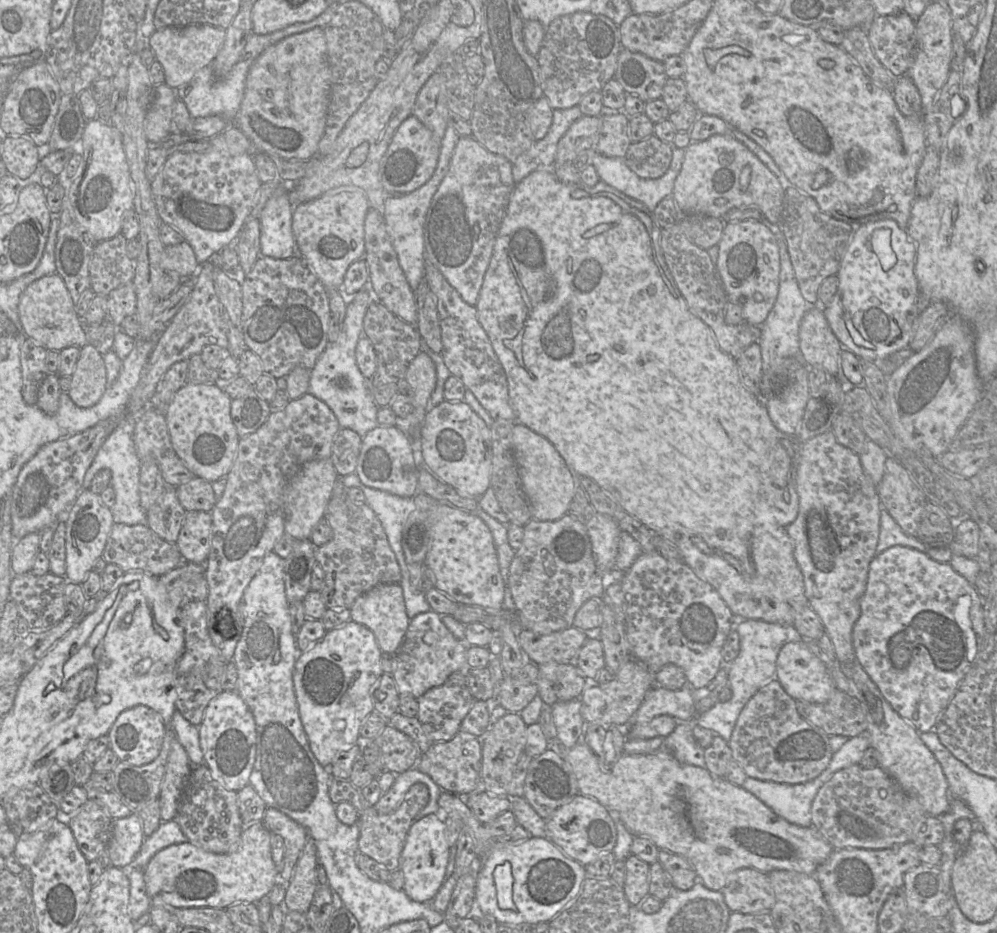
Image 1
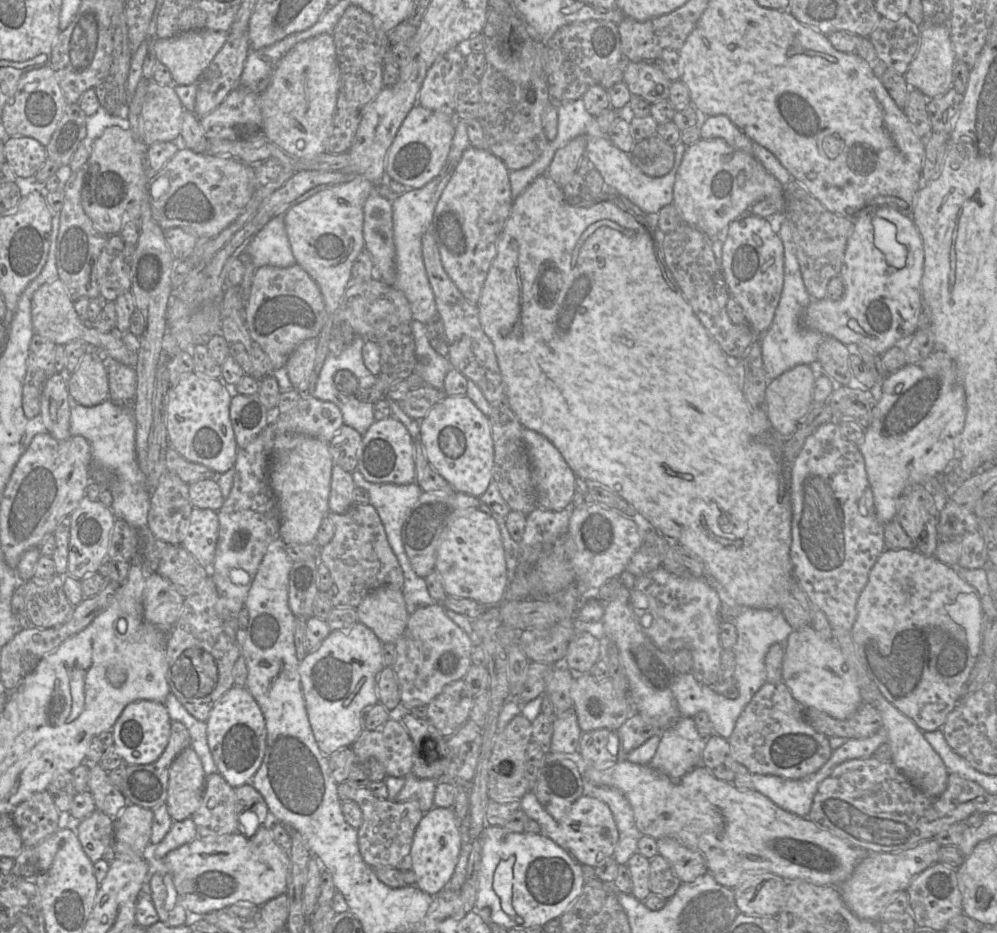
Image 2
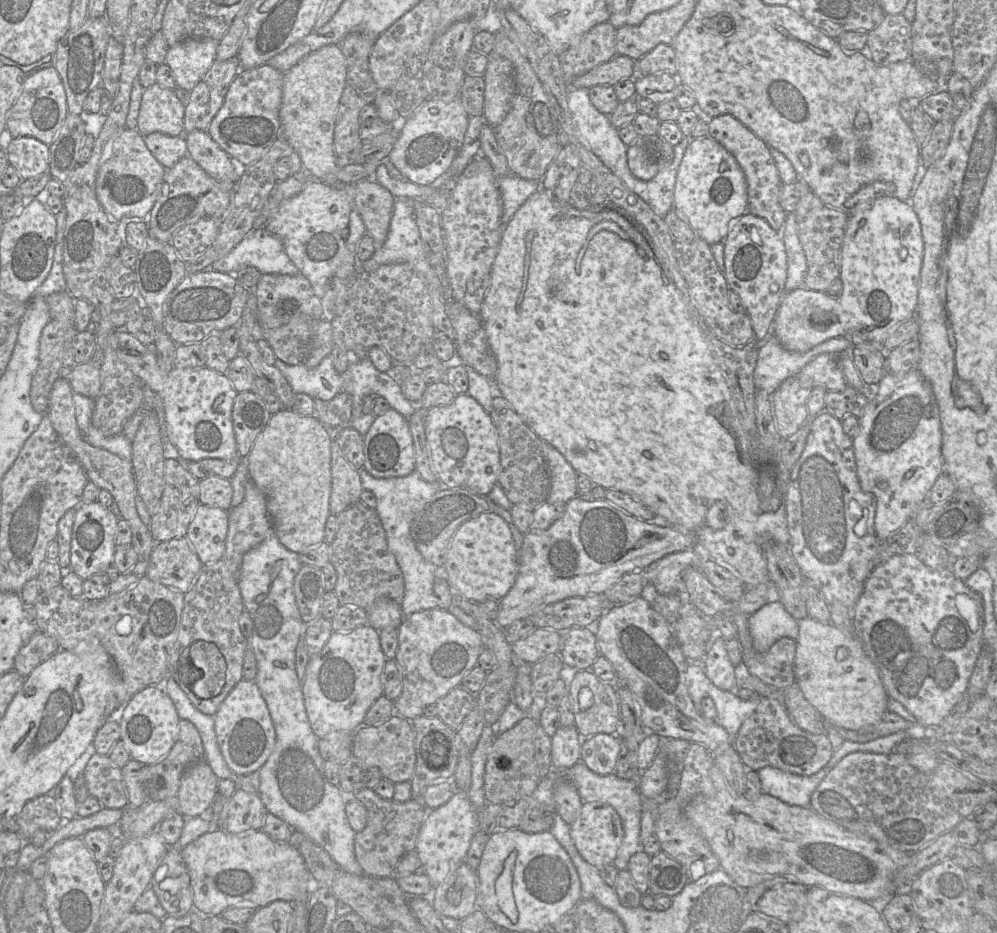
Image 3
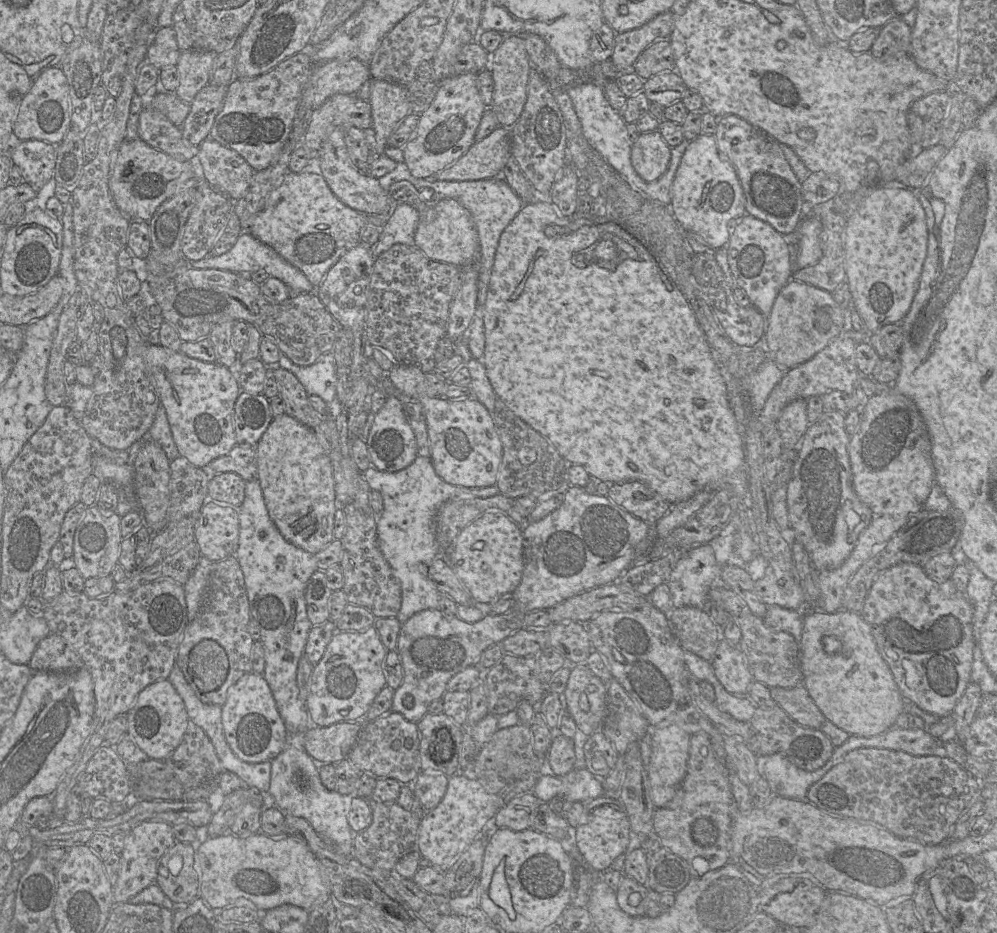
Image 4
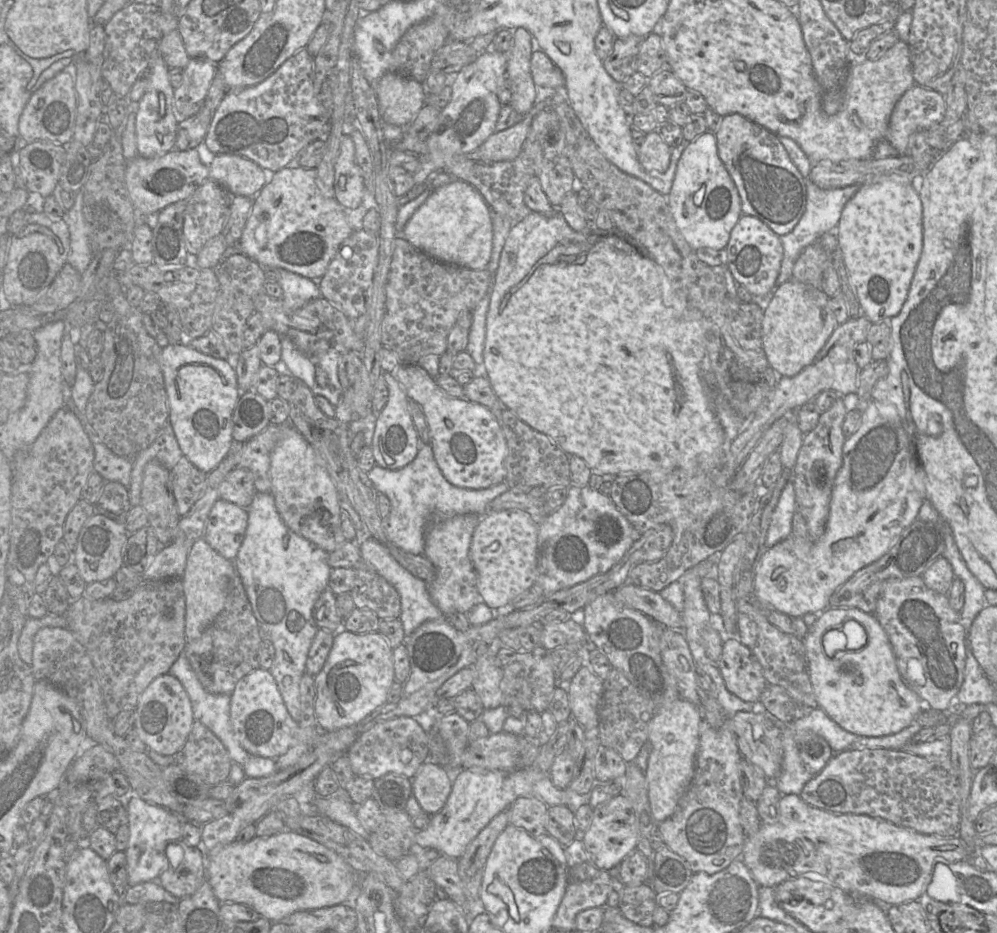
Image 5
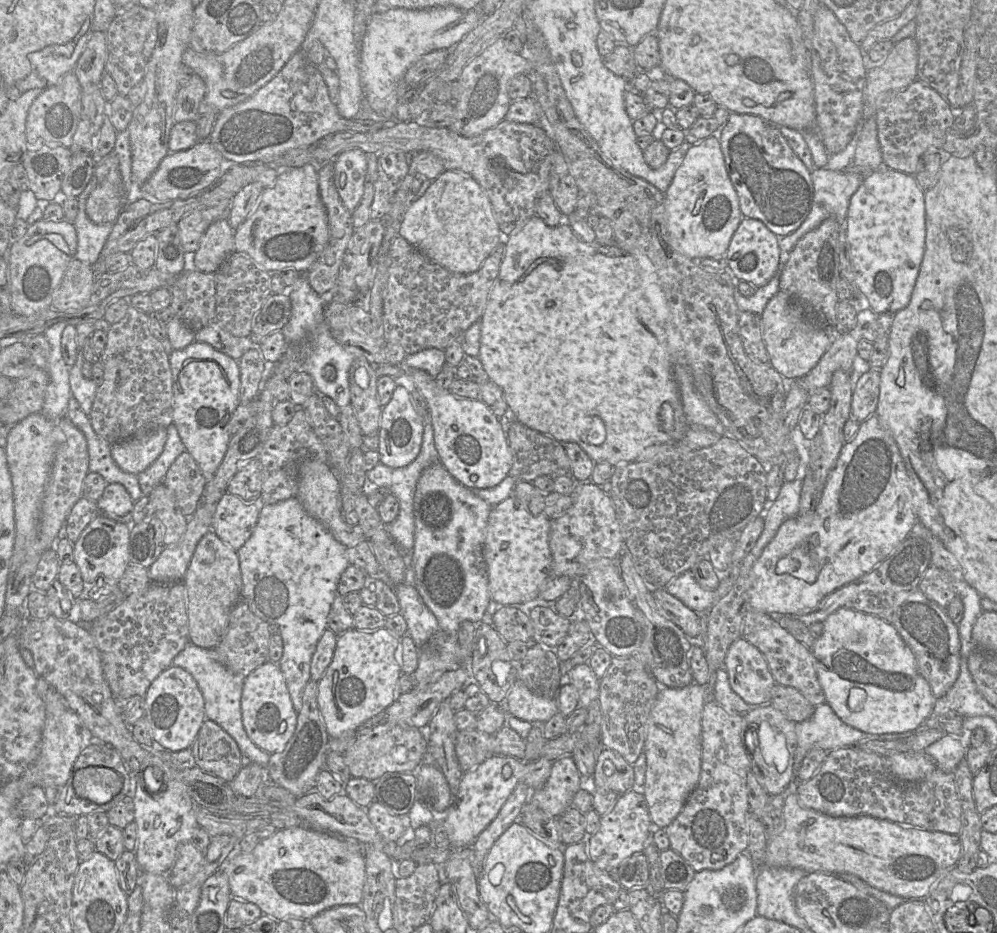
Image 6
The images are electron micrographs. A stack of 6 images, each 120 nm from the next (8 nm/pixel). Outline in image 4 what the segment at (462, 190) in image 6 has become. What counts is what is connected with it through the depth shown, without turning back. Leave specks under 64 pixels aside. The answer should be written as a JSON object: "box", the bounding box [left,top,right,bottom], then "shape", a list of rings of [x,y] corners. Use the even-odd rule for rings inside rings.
{"box":[414,198,479,267],"shape":[[[443,198],[429,210],[420,213],[414,239],[415,245],[430,259],[458,267],[478,263],[479,236],[470,212],[457,200]]]}

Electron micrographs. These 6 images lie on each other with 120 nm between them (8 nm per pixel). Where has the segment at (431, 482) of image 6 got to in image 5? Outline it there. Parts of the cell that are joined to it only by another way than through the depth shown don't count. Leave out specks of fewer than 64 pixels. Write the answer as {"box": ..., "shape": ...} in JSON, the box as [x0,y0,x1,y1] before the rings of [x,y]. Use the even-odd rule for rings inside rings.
{"box":[423,514,483,617],"shape":[[[460,514],[431,524],[426,532],[423,555],[434,565],[435,576],[428,583],[431,599],[447,617],[455,612],[467,613],[483,599],[477,589],[477,575],[470,558],[473,533],[483,515]]]}

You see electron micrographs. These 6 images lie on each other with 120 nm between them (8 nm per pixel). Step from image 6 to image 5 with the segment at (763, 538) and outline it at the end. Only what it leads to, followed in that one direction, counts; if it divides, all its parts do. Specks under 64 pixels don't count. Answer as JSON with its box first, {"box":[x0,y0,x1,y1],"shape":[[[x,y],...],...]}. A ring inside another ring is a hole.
{"box":[765,479,796,546],"shape":[[[789,479],[785,484],[771,515],[765,545],[774,546],[792,534],[792,521],[796,511],[795,490]]]}

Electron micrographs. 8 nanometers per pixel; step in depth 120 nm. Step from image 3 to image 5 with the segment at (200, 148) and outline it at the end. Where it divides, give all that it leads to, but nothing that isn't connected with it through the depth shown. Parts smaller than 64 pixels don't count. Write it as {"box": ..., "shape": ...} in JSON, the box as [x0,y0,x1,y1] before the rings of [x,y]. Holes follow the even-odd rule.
{"box":[209,154,269,197],"shape":[[[218,154],[209,165],[209,178],[232,196],[254,197],[269,180],[269,173],[254,161],[232,154]]]}

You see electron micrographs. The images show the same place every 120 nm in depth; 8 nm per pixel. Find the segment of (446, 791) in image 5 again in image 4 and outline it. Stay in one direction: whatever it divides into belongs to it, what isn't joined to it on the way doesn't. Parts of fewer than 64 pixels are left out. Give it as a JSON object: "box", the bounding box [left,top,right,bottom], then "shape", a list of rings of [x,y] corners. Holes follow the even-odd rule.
{"box":[412,772,449,810],"shape":[[[420,772],[412,784],[414,795],[428,810],[434,809],[443,799],[449,777],[444,773]]]}

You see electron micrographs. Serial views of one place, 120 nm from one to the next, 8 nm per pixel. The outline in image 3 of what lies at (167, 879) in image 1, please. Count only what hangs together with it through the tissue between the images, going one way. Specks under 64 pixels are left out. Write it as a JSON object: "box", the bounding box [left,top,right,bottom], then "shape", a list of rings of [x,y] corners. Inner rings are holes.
{"box":[180,829,314,916],"shape":[[[210,829],[180,851],[191,878],[193,909],[200,910],[203,916],[221,915],[228,907],[244,900],[254,902],[259,908],[275,900],[294,901],[309,897],[314,885],[299,849],[291,842],[274,840],[263,830],[231,833],[222,829]]]}

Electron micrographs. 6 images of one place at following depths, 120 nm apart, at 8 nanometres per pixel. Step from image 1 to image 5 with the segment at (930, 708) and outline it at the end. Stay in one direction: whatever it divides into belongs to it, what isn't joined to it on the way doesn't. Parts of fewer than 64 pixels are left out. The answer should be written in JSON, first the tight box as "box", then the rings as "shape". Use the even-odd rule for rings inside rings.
{"box":[873,576,966,710],"shape":[[[922,576],[890,578],[882,585],[873,615],[889,638],[898,671],[906,685],[933,709],[947,710],[963,683],[966,663],[966,632],[960,613],[949,604],[948,595],[929,589]],[[910,658],[920,662],[924,685],[908,685],[906,671]]]}

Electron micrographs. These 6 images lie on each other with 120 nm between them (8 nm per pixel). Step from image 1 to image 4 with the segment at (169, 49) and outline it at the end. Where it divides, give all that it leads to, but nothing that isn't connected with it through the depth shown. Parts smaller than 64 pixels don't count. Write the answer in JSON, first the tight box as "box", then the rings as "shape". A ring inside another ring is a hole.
{"box":[174,50,218,104],"shape":[[[189,50],[182,51],[176,67],[179,71],[180,80],[179,85],[174,91],[175,95],[184,101],[185,103],[190,104],[196,94],[211,80],[211,73],[213,70],[214,60],[218,54],[214,52],[207,52],[201,50]]]}

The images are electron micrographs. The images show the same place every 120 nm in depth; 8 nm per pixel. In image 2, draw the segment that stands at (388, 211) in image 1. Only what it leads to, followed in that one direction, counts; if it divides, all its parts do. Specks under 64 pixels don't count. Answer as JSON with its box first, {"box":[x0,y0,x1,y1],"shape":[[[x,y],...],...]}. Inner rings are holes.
{"box":[392,120,471,324],"shape":[[[467,120],[455,122],[455,133],[451,148],[440,173],[425,186],[403,193],[392,201],[393,233],[396,249],[396,282],[394,286],[407,297],[413,318],[424,324],[427,324],[439,313],[422,257],[422,236],[426,230],[431,229],[438,200],[460,162],[462,154],[471,146],[466,125]]]}

